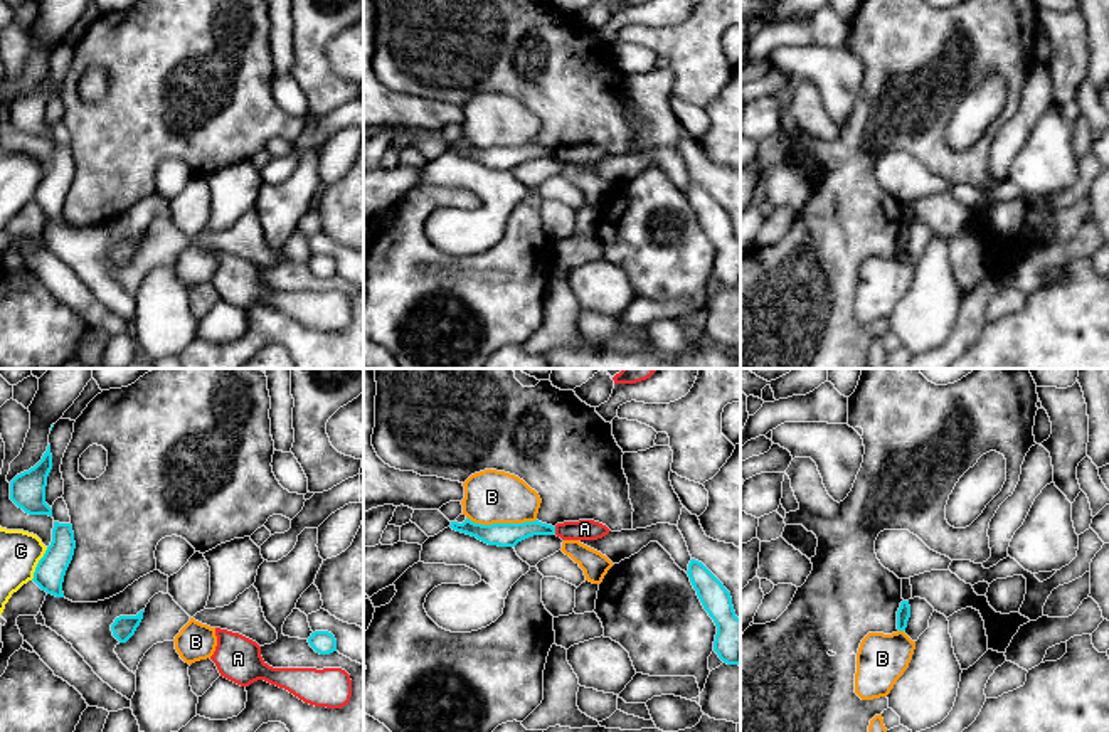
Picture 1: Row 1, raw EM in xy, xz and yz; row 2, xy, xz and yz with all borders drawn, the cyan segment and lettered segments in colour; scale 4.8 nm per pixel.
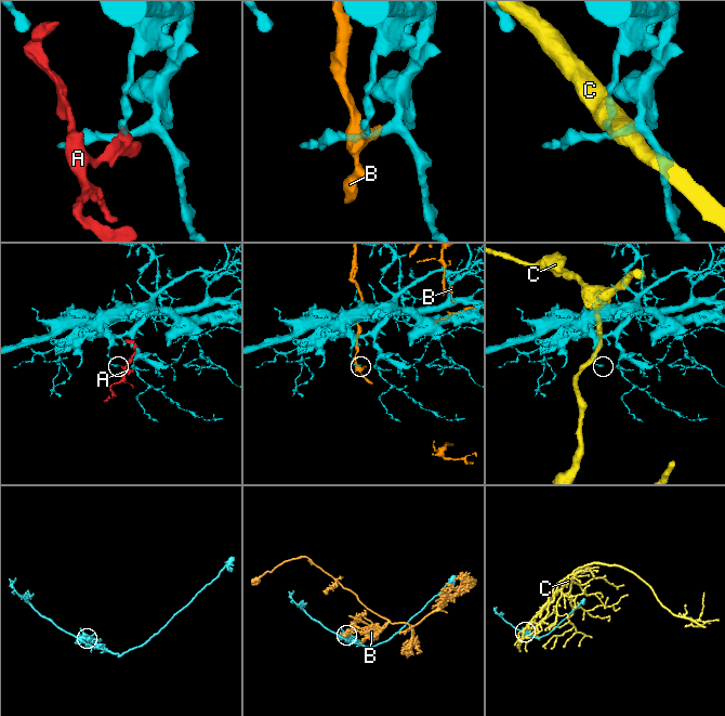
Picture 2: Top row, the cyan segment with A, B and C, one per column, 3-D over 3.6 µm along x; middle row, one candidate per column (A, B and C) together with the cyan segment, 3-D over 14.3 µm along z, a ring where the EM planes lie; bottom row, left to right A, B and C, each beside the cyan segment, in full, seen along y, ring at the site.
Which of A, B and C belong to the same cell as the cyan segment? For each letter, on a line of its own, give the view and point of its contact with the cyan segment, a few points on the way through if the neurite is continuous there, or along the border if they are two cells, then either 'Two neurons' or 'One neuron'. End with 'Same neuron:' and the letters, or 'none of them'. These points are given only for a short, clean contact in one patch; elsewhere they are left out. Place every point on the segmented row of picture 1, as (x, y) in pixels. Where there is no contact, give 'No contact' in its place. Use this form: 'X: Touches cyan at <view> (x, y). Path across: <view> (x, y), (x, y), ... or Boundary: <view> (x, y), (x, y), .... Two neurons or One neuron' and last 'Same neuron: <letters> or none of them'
A: Touches cyan at xz (554, 530). Boundary: xz (554, 527), (556, 532). Two neurons
B: Touches cyan at xz (502, 524). Two neurons
C: Touches cyan at xy (37, 564). Boundary: xy (47, 547), (31, 579). Two neurons
Same neuron: none of them

